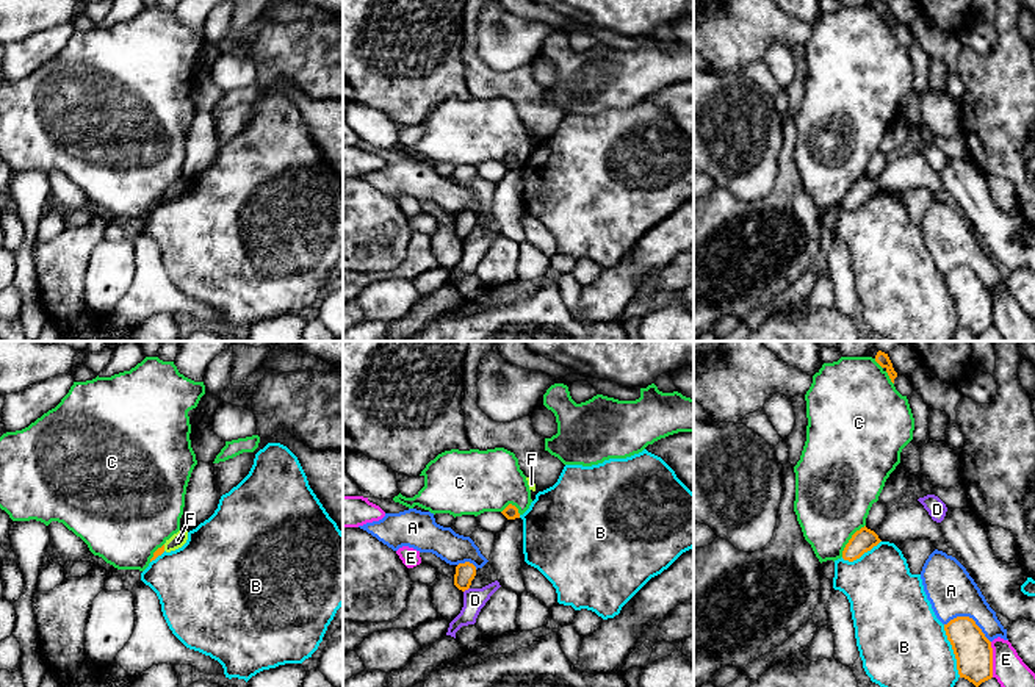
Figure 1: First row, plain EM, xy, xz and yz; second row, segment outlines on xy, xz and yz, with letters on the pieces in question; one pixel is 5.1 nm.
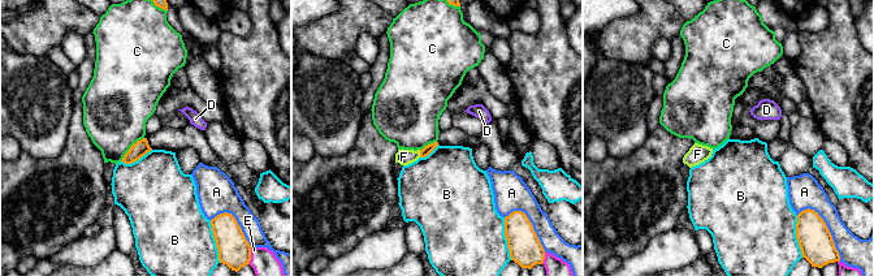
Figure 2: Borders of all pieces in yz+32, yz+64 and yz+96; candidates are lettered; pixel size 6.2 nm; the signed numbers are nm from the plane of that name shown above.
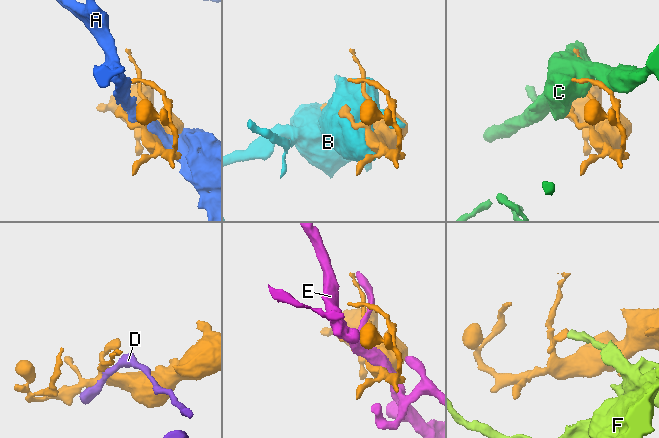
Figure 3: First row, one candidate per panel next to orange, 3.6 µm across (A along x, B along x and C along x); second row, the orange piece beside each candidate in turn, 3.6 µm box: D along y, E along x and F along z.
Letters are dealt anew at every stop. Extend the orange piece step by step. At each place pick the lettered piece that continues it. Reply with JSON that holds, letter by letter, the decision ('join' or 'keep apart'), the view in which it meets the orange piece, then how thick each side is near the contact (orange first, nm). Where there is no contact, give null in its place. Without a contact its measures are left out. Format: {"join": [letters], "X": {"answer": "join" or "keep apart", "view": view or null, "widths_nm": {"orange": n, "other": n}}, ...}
{"join": [], "A": {"answer": "keep apart", "view": "yz", "widths_nm": {"orange": 190, "other": 240}}, "B": {"answer": "keep apart", "view": "yz", "widths_nm": {"orange": 190, "other": 420}}, "C": {"answer": "keep apart", "view": "yz", "widths_nm": {"orange": 120, "other": 400}}, "D": {"answer": "keep apart", "view": "xz", "widths_nm": {"orange": 100, "other": 110}}, "E": {"answer": "keep apart", "view": "yz", "widths_nm": {"orange": 190, "other": 160}}, "F": {"answer": "keep apart", "view": "xy", "widths_nm": {"orange": 40, "other": 80}}}

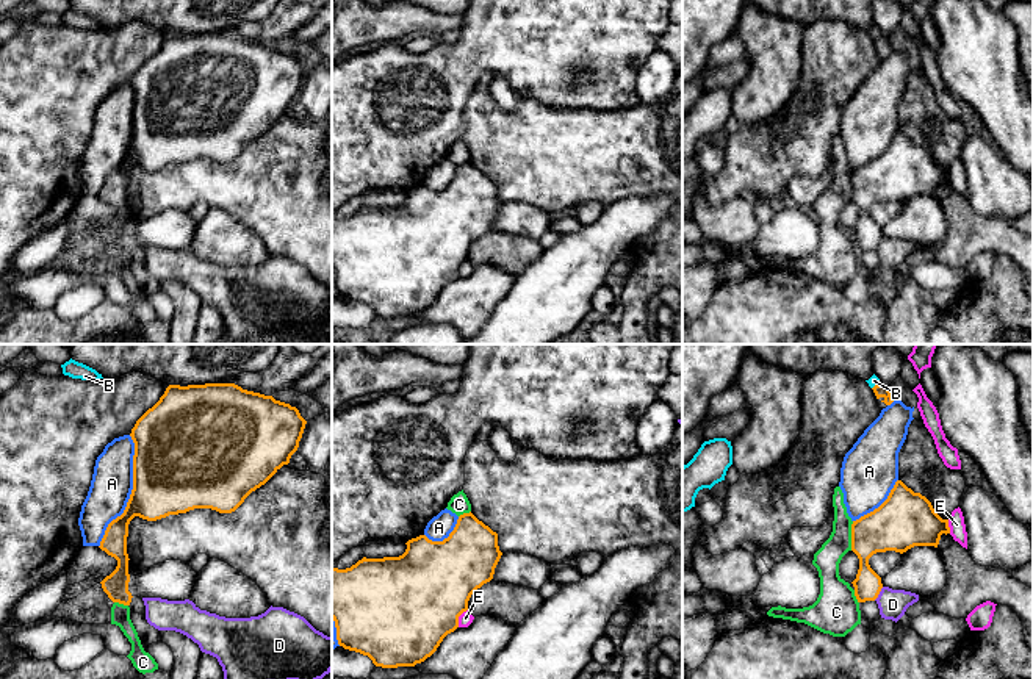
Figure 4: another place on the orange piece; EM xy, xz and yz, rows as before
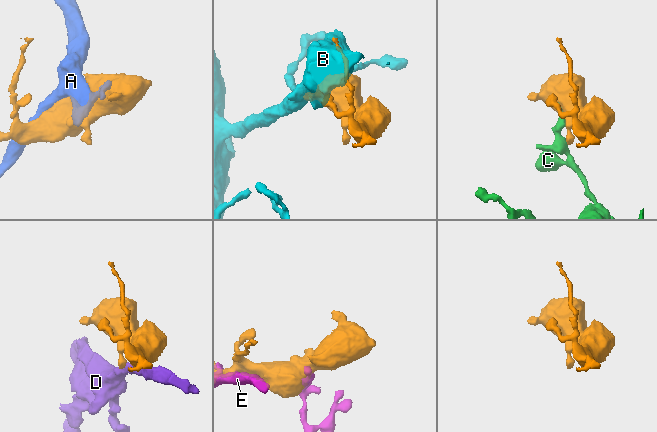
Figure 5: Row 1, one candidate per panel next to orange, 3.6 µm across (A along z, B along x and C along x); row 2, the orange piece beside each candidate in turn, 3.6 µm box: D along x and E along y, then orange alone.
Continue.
{"join": [], "A": {"answer": "keep apart", "view": "xy", "widths_nm": {"orange": 440, "other": 220}}, "B": {"answer": "keep apart", "view": "yz", "widths_nm": {"orange": 70, "other": 50}}, "C": {"answer": "keep apart", "view": "yz", "widths_nm": {"orange": 280, "other": 140}}, "D": {"answer": "keep apart", "view": "yz", "widths_nm": {"orange": 140, "other": 150}}, "E": {"answer": "keep apart", "view": "xz", "widths_nm": {"orange": 480, "other": 70}}}

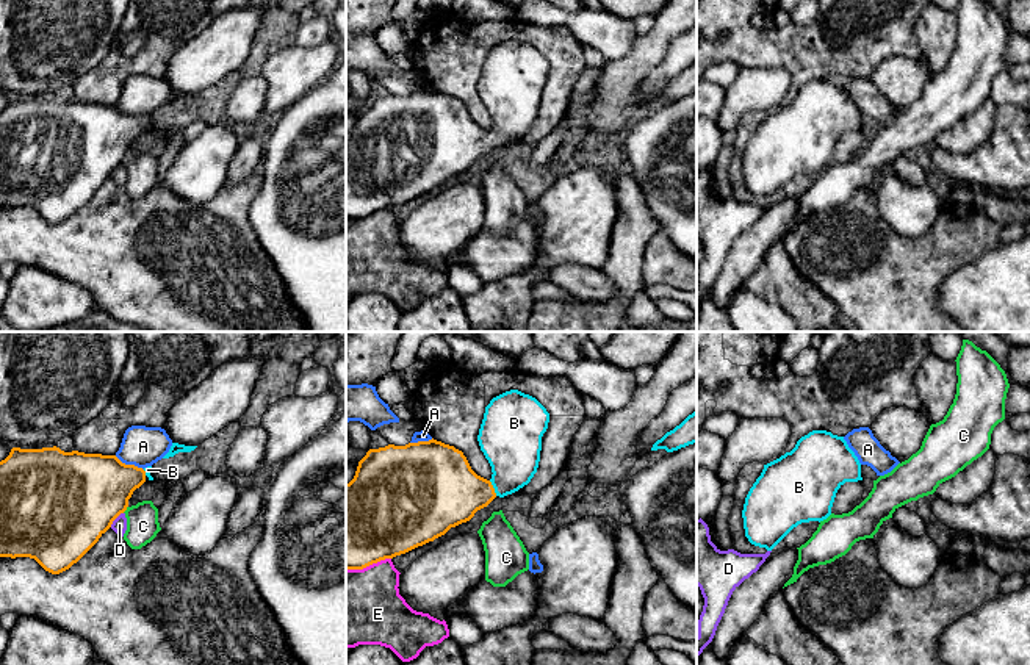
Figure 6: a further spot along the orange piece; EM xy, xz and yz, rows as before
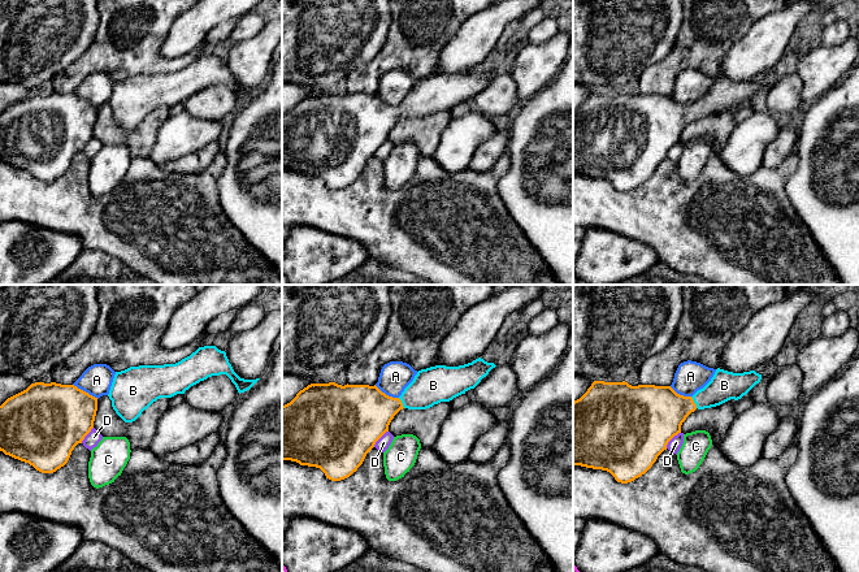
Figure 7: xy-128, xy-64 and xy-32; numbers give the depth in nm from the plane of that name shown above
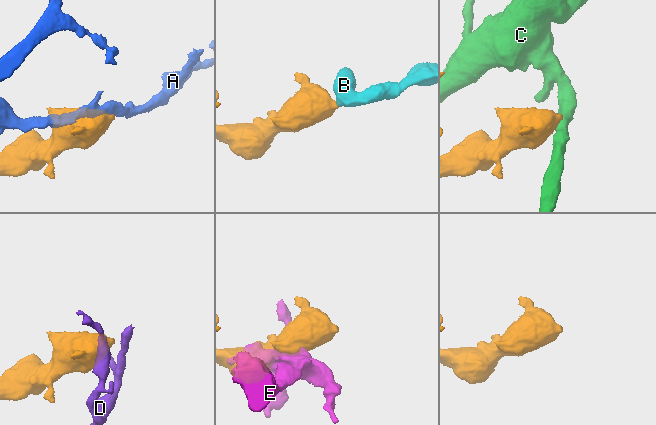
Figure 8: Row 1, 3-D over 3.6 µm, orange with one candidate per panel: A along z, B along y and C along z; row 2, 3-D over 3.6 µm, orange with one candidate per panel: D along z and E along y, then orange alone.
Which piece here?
{"join": ["B"], "A": {"answer": "keep apart", "view": "xy", "widths_nm": {"orange": 400, "other": 200}}, "B": {"answer": "join", "view": "xz", "widths_nm": {"orange": 360, "other": 300}}, "C": {"answer": "keep apart", "view": "xy", "widths_nm": {"orange": 440, "other": 160}}, "D": {"answer": "keep apart", "view": "xy", "widths_nm": {"orange": 480, "other": 80}}, "E": {"answer": "keep apart", "view": "xz", "widths_nm": {"orange": 440, "other": 400}}}

